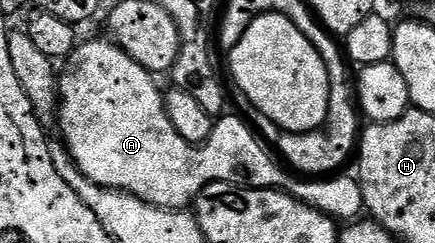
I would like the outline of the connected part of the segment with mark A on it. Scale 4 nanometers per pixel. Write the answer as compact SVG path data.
M82 40L64 62L63 72L59 77L59 108L55 114L59 125L61 121L60 140L69 150L79 172L91 179L91 183L100 185L103 189L128 191L132 197L146 201L148 205L157 205L160 209L185 211L196 202L203 187L216 181L226 181L228 185L243 185L250 189L287 190L305 205L310 205L341 223L349 223L362 216L365 200L360 184L352 176L297 179L301 181L293 181L289 185L290 174L274 160L261 140L247 131L238 117L222 116L214 124L209 138L200 145L192 145L190 141L183 139L183 135L175 131L171 119L167 119L163 89L153 82L156 81L154 74L139 67L139 63L135 63L135 59L131 59L131 55L124 53L112 40L104 40Z

